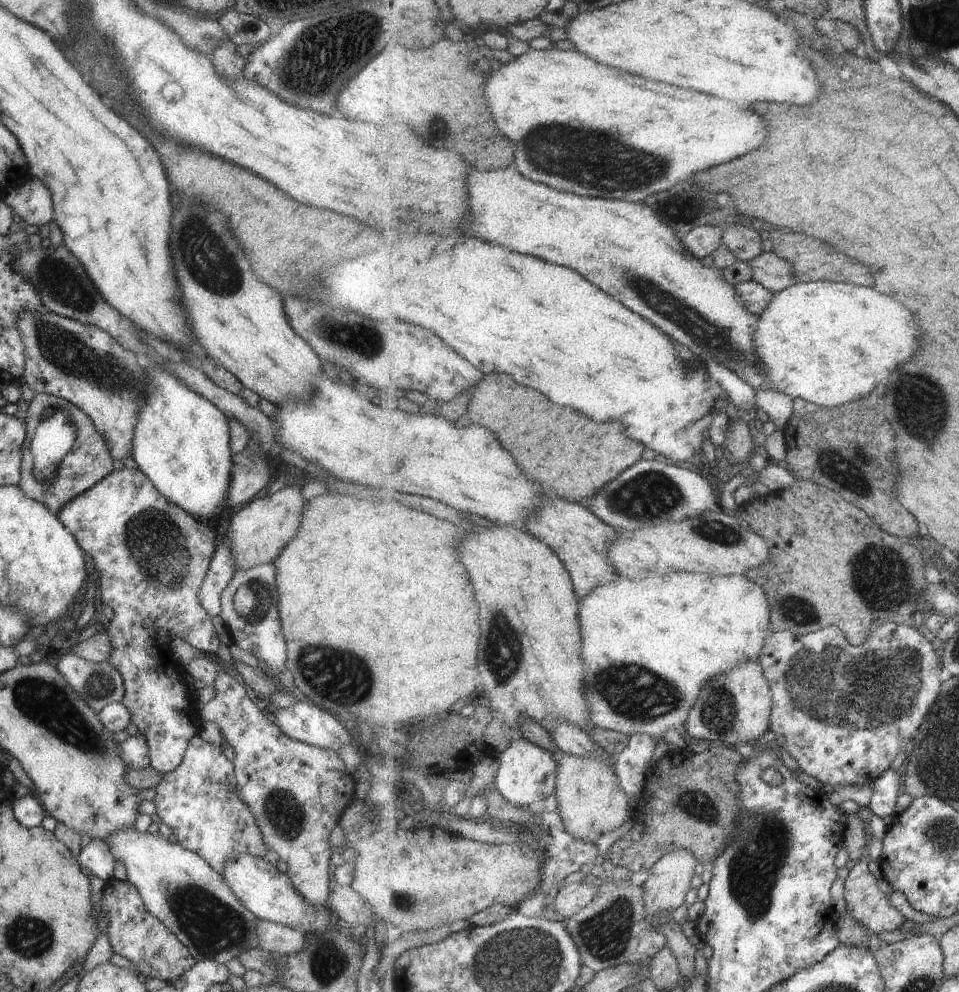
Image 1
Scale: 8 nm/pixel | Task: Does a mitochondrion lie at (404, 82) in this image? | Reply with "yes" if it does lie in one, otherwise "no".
no

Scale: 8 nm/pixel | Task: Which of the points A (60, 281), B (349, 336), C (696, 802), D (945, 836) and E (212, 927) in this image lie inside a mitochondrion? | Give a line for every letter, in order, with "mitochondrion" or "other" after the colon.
A: mitochondrion
B: mitochondrion
C: mitochondrion
D: mitochondrion
E: mitochondrion

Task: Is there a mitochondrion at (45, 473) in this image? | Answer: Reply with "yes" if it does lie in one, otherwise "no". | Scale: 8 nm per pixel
yes

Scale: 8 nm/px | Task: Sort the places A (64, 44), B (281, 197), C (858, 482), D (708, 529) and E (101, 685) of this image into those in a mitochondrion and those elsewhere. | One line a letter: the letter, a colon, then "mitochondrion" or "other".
A: other
B: other
C: other
D: mitochondrion
E: mitochondrion

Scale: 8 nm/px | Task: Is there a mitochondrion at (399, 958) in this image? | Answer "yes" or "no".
no

